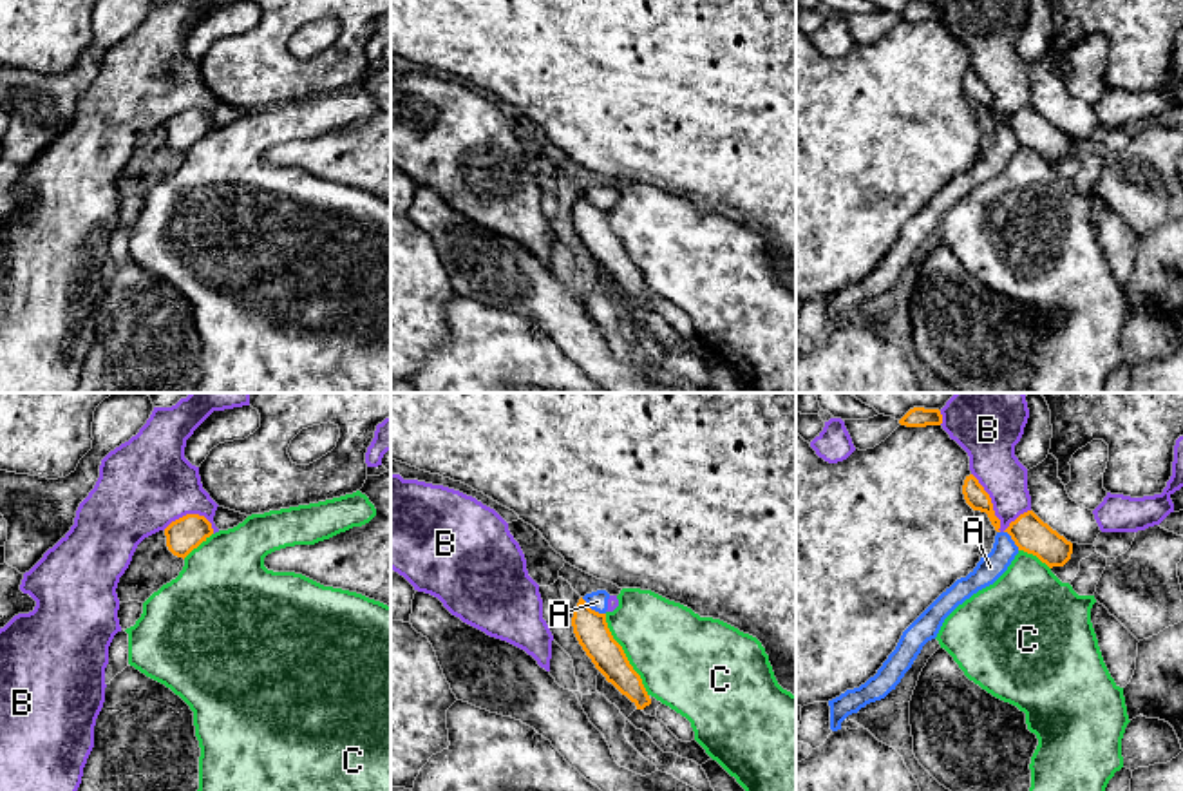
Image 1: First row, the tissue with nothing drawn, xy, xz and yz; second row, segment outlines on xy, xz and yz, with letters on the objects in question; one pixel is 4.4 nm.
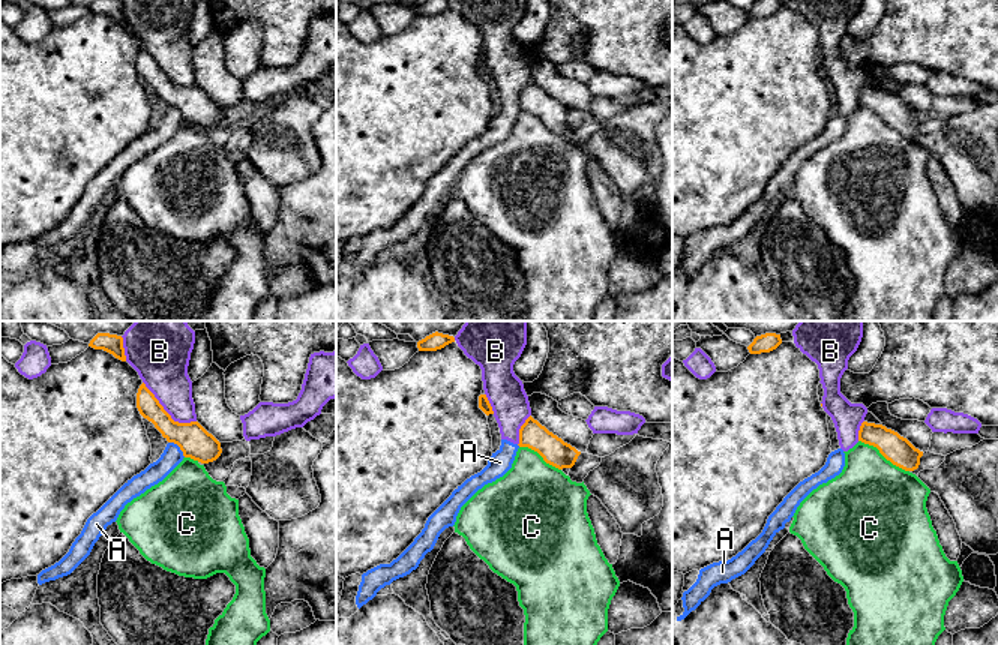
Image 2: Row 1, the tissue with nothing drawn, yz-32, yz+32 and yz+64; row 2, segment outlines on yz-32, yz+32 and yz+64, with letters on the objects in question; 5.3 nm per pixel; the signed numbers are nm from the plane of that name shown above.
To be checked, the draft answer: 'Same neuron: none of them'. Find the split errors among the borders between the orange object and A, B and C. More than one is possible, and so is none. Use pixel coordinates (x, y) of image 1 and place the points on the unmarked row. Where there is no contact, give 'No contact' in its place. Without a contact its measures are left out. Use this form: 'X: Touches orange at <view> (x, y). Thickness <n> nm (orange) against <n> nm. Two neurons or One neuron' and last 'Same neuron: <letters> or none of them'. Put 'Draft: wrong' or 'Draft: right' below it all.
A: Touches orange at xz (594, 205). Thickness 150 nm (orange) against 90 nm. Two neurons
B: Touches orange at yz (995, 111). Thickness 100 nm (orange) against 200 nm. Two neurons
C: Touches orange at xz (624, 250). Thickness 150 nm (orange) against 400 nm. Two neurons
Same neuron: none of them
Draft: right

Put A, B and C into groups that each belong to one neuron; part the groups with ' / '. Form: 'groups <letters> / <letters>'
groups A B / C

